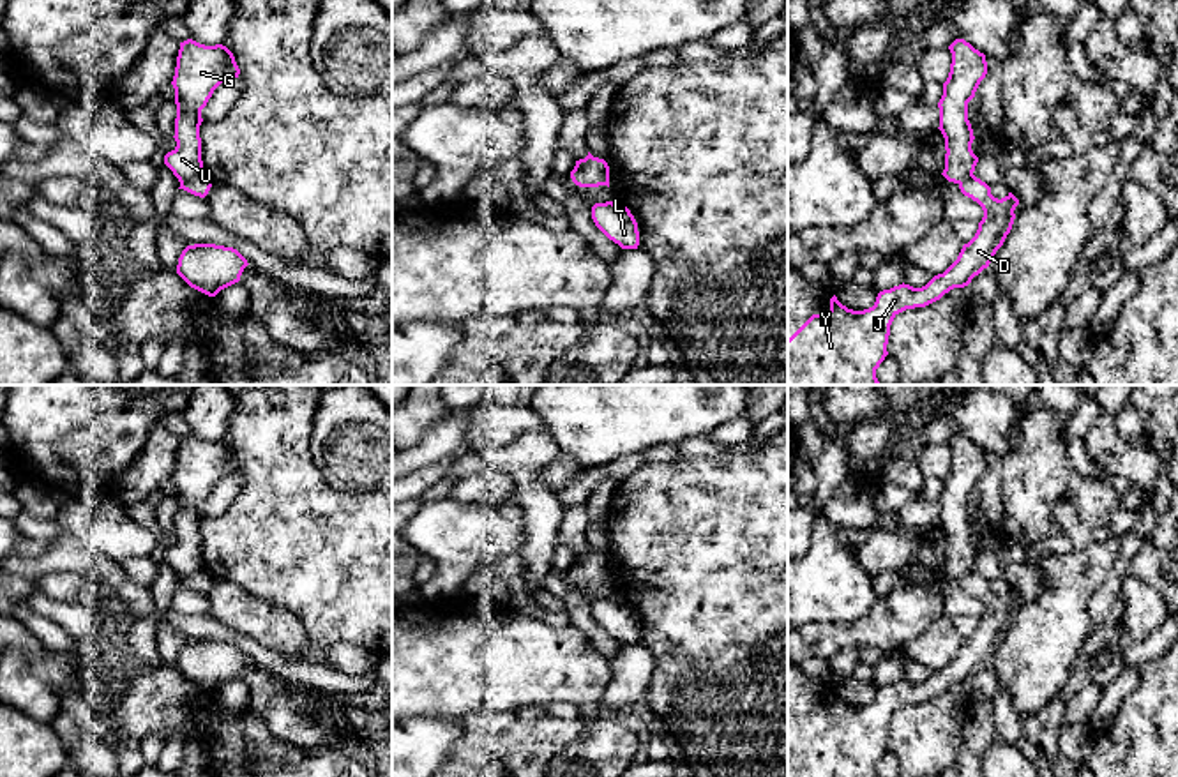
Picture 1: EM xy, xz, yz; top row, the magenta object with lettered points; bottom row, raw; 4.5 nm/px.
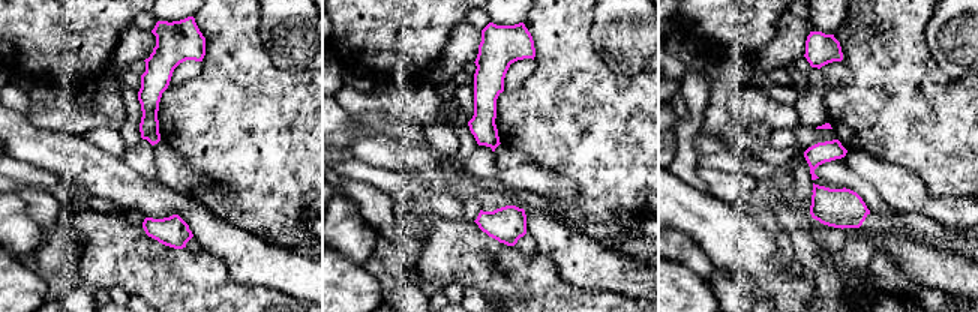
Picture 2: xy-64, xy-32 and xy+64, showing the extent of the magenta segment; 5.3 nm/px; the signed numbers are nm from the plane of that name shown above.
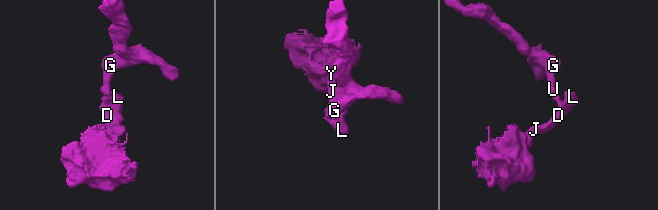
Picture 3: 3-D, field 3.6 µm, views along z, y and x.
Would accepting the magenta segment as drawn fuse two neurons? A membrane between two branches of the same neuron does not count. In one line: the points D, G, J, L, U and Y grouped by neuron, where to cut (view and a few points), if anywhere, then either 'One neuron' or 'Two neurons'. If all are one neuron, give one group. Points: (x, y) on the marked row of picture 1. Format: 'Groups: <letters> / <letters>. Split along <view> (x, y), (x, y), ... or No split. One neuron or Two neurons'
Groups: D J L Y / G U. Split along xy (203, 172), (181, 184). Two neurons

